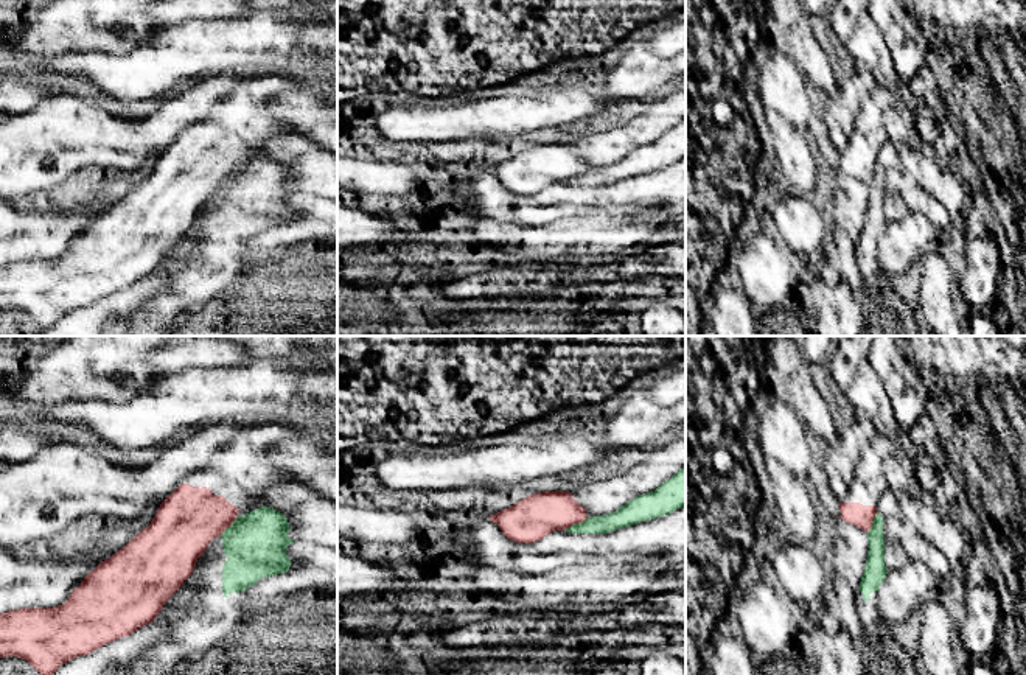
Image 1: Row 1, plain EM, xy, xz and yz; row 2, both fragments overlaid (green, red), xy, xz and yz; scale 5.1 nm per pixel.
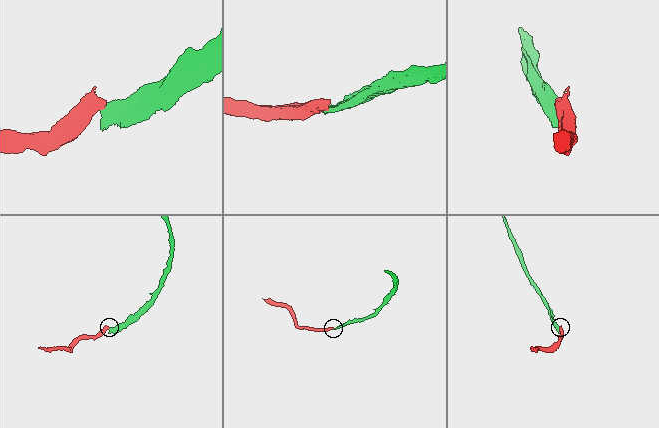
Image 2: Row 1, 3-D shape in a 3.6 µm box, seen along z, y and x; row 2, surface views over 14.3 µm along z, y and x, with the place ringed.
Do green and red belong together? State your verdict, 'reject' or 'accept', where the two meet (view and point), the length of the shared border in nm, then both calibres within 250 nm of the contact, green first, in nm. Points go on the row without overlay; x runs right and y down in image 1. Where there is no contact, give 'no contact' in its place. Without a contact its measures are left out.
reject | xz (575, 176) | 140 nm | 100/220 nm

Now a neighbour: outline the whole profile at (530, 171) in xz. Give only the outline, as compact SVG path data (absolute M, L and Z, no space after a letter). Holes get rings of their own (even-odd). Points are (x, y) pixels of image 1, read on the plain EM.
M549 142L533 145L488 171L496 174L508 191L530 196L586 170L586 160L572 149L572 145Z

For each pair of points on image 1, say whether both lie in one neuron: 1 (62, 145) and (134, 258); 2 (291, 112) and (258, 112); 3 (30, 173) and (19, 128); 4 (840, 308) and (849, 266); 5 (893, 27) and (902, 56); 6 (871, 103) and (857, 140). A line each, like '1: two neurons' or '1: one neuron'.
1: two neurons
2: two neurons
3: one neuron
4: two neurons
5: one neuron
6: one neuron

